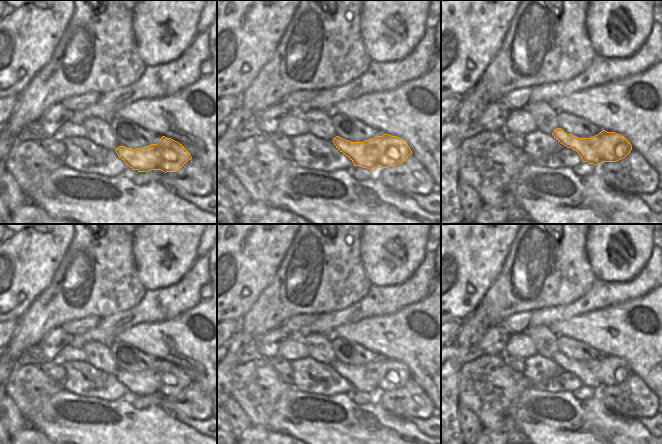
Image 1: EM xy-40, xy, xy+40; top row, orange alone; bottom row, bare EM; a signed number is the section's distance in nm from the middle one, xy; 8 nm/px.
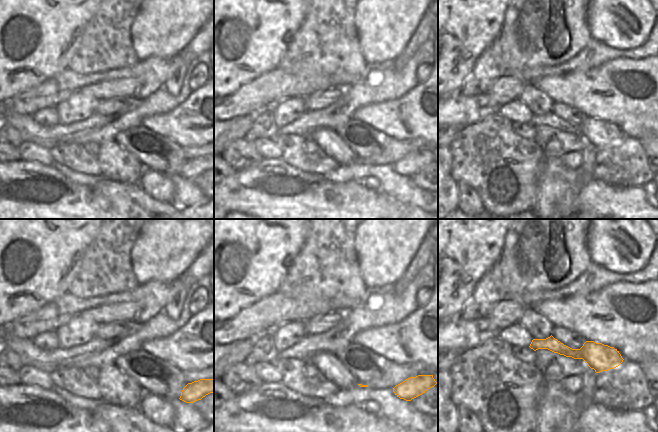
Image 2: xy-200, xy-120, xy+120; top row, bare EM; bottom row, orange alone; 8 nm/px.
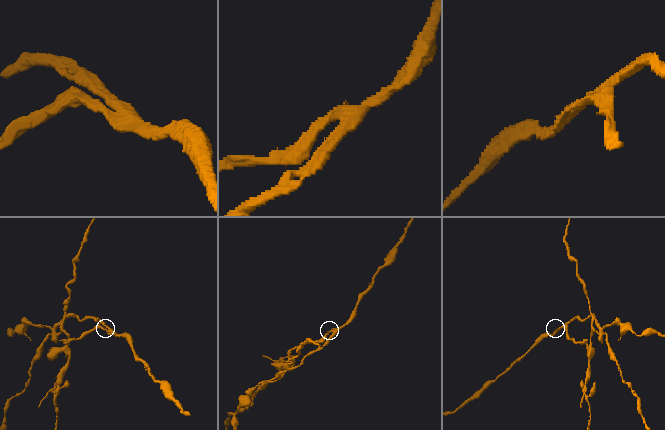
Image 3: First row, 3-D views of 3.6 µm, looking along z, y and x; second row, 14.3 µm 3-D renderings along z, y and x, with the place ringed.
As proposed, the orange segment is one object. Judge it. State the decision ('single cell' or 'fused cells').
fused cells

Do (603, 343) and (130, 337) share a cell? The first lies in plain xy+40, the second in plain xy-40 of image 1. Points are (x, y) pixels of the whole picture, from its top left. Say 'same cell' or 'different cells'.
same cell

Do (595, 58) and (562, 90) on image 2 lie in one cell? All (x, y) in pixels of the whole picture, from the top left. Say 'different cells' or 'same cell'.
different cells

